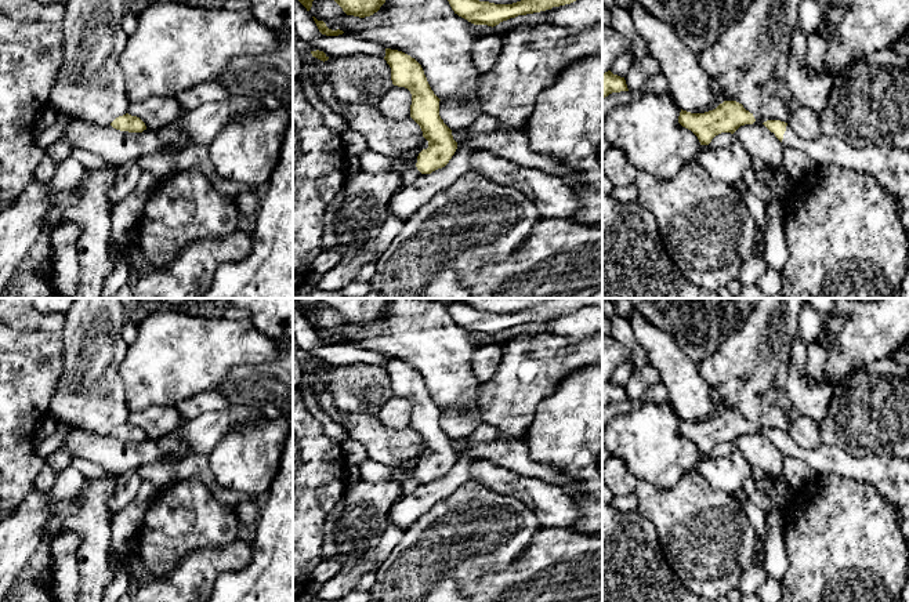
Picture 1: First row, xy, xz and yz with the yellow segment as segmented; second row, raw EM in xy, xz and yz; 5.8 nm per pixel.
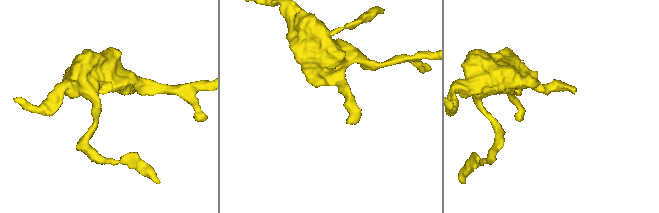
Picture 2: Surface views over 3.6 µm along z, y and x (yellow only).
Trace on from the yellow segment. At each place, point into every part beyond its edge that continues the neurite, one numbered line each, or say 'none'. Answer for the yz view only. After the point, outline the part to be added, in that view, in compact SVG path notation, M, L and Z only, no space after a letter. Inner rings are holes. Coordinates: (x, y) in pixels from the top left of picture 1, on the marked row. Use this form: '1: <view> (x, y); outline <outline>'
1: yz (887, 164); outline M787 124L783 146L805 152L818 164L834 164L869 174L898 207L899 221L909 231L909 150L891 145L854 148L837 137L821 135L807 141L796 135Z

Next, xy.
none

